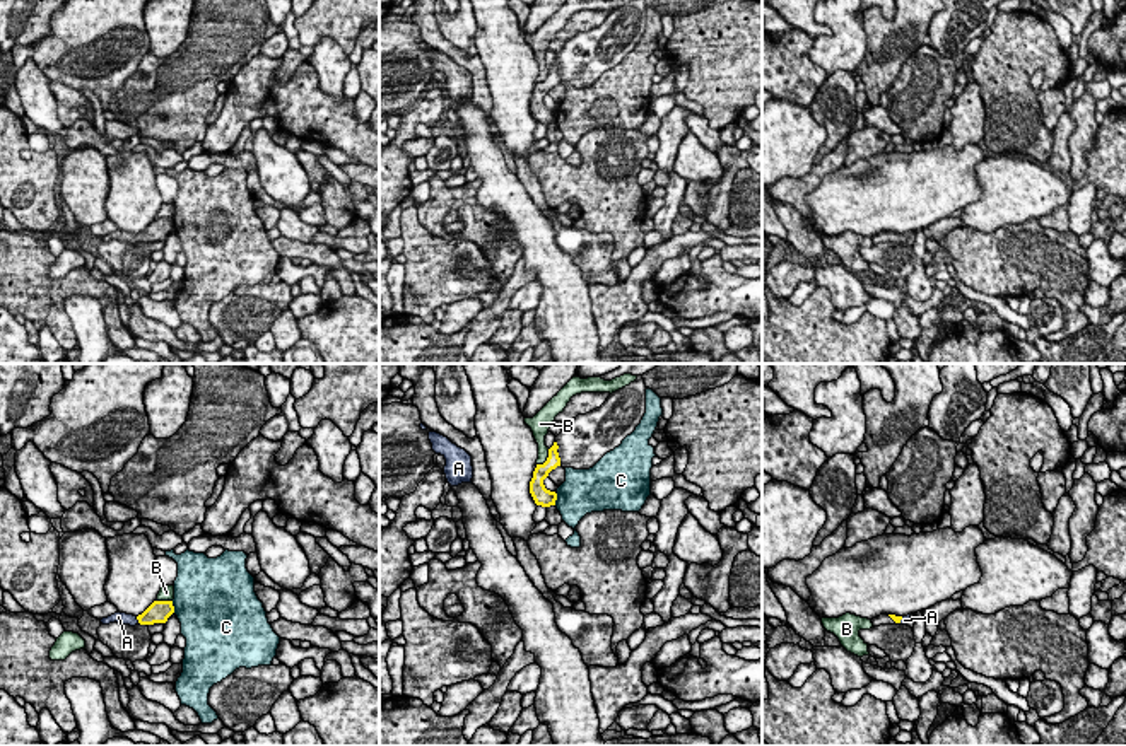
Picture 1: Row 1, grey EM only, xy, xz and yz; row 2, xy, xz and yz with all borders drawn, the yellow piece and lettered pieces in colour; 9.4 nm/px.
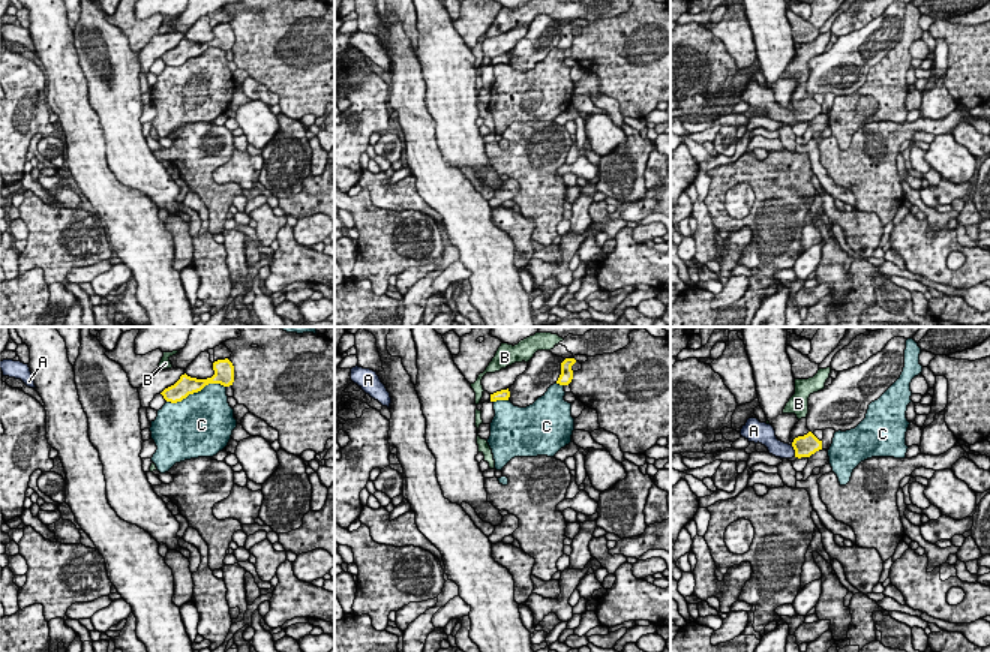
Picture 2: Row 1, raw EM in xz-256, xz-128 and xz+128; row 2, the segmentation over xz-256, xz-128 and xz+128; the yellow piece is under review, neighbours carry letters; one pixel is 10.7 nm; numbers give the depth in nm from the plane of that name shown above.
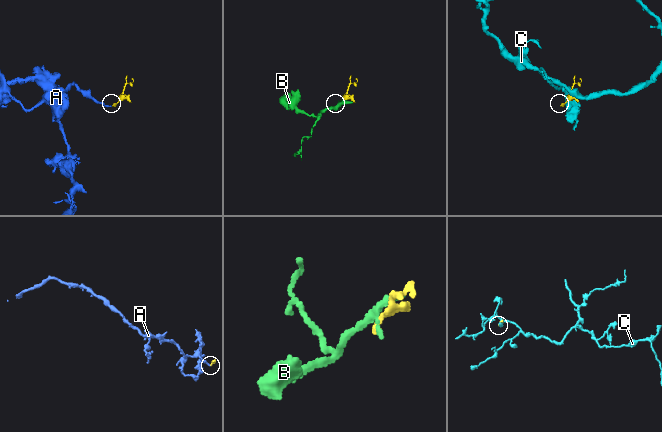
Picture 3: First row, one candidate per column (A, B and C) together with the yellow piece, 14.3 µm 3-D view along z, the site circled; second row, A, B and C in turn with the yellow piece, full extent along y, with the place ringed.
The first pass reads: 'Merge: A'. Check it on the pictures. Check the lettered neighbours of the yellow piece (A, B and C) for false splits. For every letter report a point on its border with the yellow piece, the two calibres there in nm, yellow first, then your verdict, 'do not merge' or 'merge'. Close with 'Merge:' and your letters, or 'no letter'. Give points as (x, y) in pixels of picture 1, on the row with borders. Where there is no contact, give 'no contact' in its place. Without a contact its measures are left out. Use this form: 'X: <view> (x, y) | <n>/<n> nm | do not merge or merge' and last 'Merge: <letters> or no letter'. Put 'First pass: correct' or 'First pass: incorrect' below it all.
A: xy (137, 618) | 200/100 nm | merge
B: xz (547, 460) | 140/100 nm | do not merge
C: xz (556, 499) | 170/400 nm | do not merge
Merge: A
First pass: correct

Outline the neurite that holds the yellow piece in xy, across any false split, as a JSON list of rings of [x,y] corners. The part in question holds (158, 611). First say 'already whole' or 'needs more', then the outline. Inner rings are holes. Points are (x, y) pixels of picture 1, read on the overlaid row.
needs more | [[[154,601],[142,615],[133,616],[133,615],[126,615],[126,613],[114,613],[108,618],[103,618],[101,623],[103,625],[109,625],[109,623],[123,623],[123,625],[154,625],[154,623],[166,623],[167,618],[174,613],[174,606],[173,601]]]

